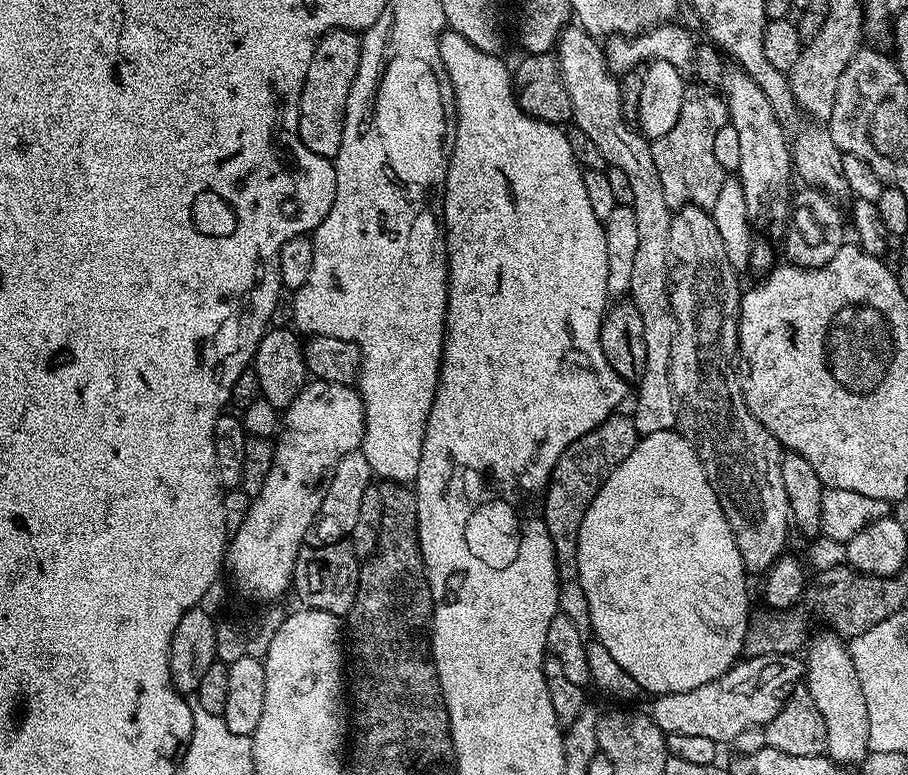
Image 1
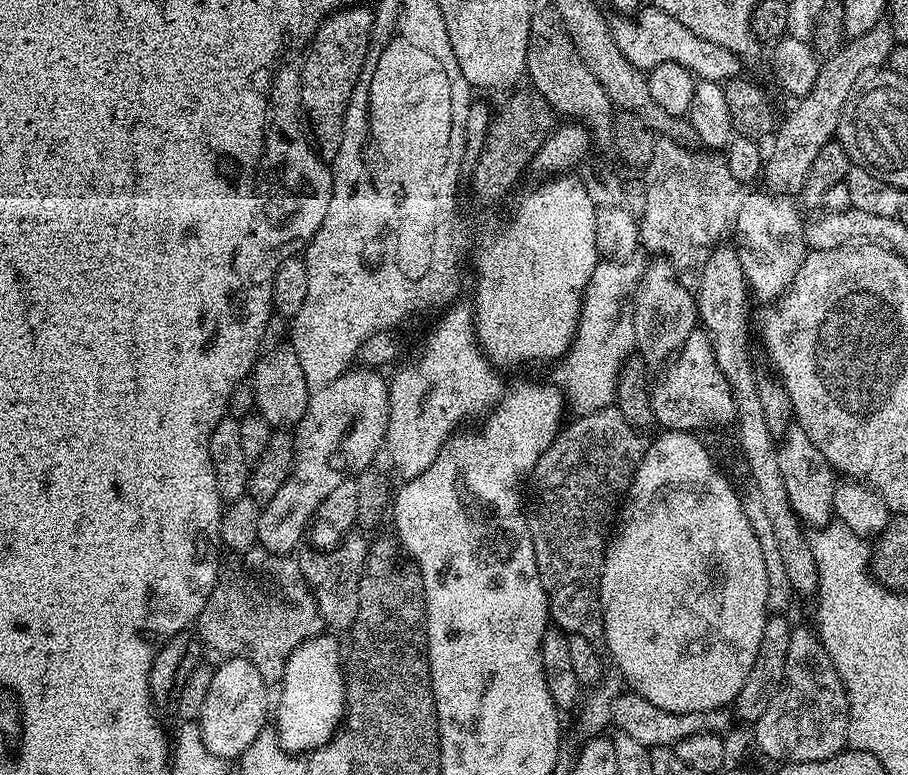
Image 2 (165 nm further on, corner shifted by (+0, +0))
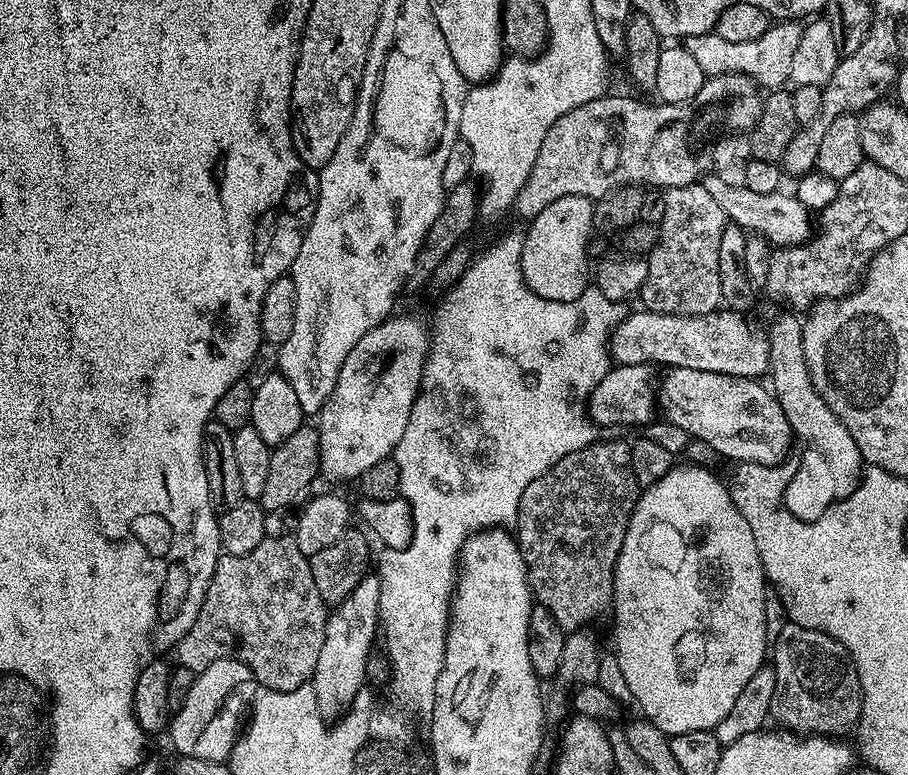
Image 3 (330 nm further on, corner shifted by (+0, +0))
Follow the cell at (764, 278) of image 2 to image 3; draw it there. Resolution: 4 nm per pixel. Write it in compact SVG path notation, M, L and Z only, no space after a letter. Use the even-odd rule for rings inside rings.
M785 313L768 328L768 372L770 377L772 376L770 391L775 396L778 406L782 406L796 440L801 436L816 436L816 444L820 444L820 448L824 448L824 452L828 452L828 460L832 460L832 464L836 464L836 468L844 468L844 472L856 472L858 442L853 442L852 448L848 448L850 430L840 421L838 414L834 414L834 410L830 410L830 406L826 406L822 394L818 394L818 390L810 378L810 366L806 366L803 323L800 318L795 317L797 316L795 313Z

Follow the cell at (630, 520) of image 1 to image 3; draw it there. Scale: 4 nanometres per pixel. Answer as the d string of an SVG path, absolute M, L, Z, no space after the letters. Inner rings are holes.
M677 463L669 472L662 474L662 478L658 478L658 482L654 482L650 487L643 489L637 495L636 505L626 530L626 538L622 542L622 550L618 554L616 569L612 573L614 574L614 586L612 587L610 612L611 615L616 615L616 645L614 645L614 651L618 658L618 666L622 666L622 674L626 678L626 686L630 686L630 694L634 704L637 704L644 711L641 712L643 719L649 720L654 726L658 726L658 730L662 730L670 738L678 734L690 734L690 730L706 730L707 732L715 730L718 722L722 722L722 718L726 718L727 712L734 707L734 702L738 702L738 694L742 694L742 689L746 687L746 682L750 682L750 678L754 678L754 674L758 674L758 670L765 667L766 657L770 652L770 645L766 638L766 602L770 595L770 588L764 578L764 567L758 558L758 546L754 542L754 534L750 530L746 518L740 513L738 506L732 500L729 485L725 481L723 484L710 469L703 468L700 464Z

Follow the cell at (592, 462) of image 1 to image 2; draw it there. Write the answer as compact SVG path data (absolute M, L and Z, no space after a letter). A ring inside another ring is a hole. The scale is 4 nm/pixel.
M615 406L587 412L584 416L576 416L573 421L572 425L569 423L561 429L556 441L546 449L542 458L538 458L534 466L530 477L532 505L529 503L526 508L528 529L530 542L534 546L534 562L538 562L542 590L546 590L551 623L568 636L581 636L589 640L594 650L598 650L602 664L609 664L612 655L606 646L604 615L600 605L604 549L610 529L625 503L634 474L646 454L649 441L644 440L645 433L641 429L626 422L626 418Z

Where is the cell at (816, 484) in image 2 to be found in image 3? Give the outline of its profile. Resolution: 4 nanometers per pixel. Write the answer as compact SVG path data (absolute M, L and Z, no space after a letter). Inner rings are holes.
M669 367L664 373L665 376L658 380L658 408L664 416L676 428L681 428L684 432L689 432L690 435L702 440L704 443L709 444L714 451L720 455L725 456L726 459L732 460L731 462L739 462L741 464L778 464L785 459L789 454L788 447L794 444L794 433L790 422L786 418L786 414L782 410L782 406L778 406L775 396L767 387L764 388L760 385L759 379L752 379L750 377L734 377L730 374L724 373L711 373L707 370L692 370Z

